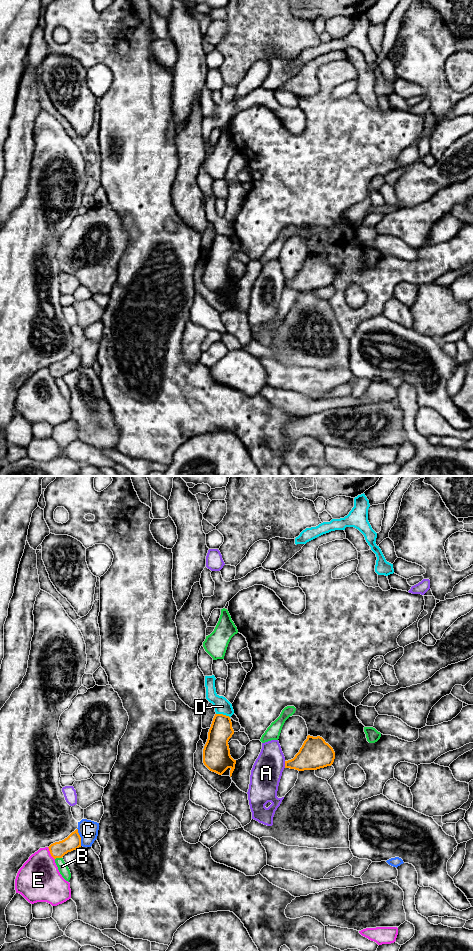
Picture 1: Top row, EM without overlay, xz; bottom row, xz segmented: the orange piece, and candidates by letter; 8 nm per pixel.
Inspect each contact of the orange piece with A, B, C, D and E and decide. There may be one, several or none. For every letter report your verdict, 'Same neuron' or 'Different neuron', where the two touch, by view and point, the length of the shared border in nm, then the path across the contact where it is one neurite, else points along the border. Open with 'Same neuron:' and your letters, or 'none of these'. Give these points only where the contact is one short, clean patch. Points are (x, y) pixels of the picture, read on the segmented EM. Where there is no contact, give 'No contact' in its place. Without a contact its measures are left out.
Same neuron: none of these
A: Different neuron. Touches orange at xz (285, 764). Shared border 60 nm
B: Different neuron. Touches orange at xz (58, 857). Shared border 60 nm
C: Different neuron. Touches orange at xz (80, 837). Shared border 150 nm
D: Different neuron. Touches orange at xz (222, 714). Shared border 120 nm. Boundary: xz (216, 713), (222, 713), (229, 717)
E: Different neuron. Touches orange at xz (50, 853). Shared border 120 nm

